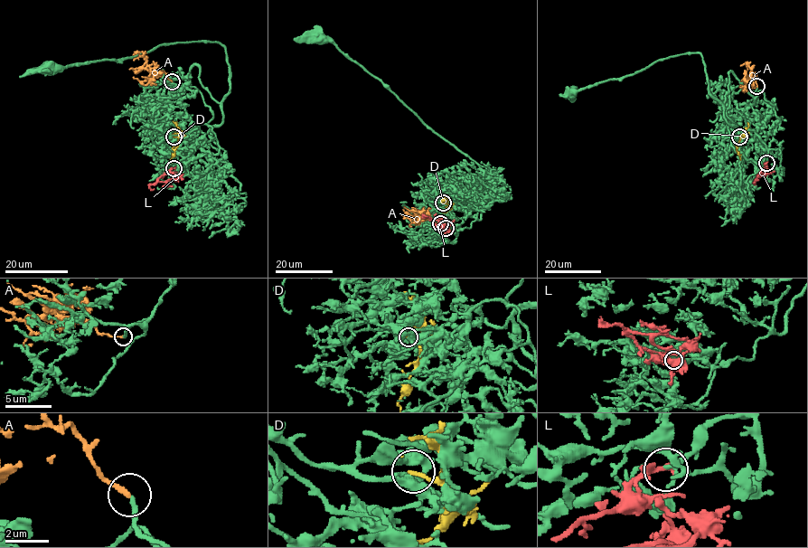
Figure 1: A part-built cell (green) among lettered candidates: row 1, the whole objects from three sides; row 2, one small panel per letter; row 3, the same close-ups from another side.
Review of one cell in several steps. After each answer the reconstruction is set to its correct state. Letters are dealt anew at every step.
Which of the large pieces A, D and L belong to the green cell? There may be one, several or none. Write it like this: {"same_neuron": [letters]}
{"same_neuron": ["A", "L"]}

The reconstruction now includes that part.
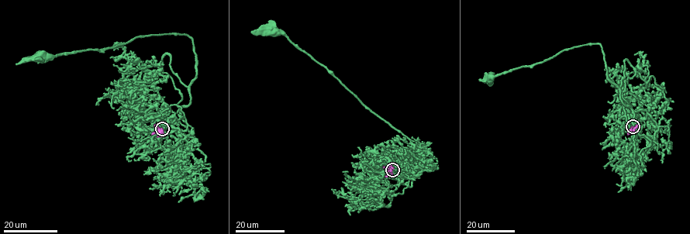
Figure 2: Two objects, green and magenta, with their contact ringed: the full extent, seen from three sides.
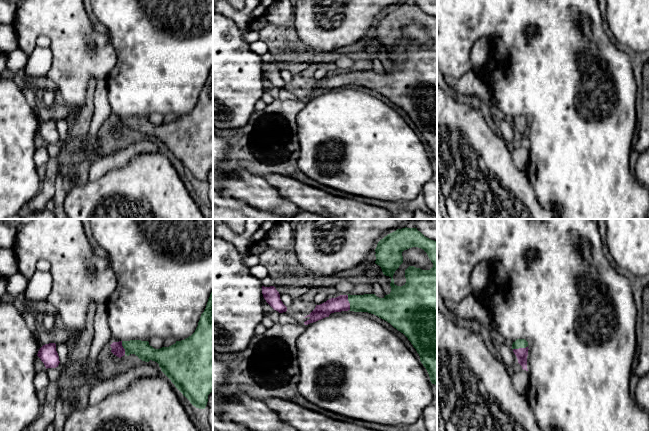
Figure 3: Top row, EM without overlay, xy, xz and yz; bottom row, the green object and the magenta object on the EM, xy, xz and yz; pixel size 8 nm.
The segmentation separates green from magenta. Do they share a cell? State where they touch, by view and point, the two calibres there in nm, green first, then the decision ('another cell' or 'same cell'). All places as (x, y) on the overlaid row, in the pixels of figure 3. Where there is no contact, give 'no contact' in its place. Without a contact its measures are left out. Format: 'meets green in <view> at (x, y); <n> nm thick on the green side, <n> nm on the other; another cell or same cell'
meets green in xz at (349, 302); 150 nm thick on the green side, 120 nm on the other; same cell

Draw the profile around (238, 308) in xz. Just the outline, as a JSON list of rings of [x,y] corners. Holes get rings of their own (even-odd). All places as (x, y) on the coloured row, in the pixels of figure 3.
[[[213,237],[213,351],[218,354],[235,353],[246,349],[255,335],[255,328],[264,317],[261,281],[250,274],[243,259],[251,255],[251,248],[239,252],[230,241]]]

